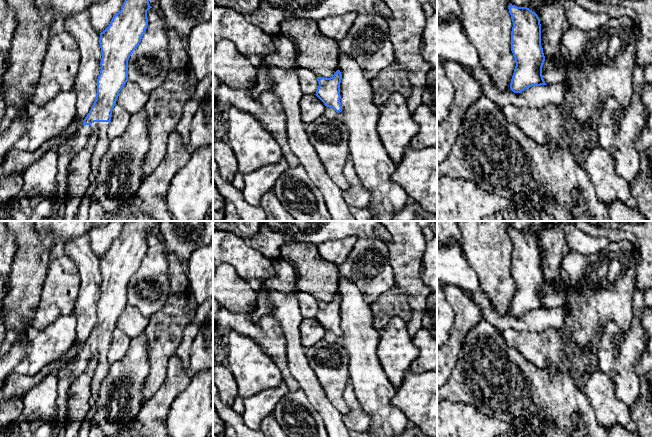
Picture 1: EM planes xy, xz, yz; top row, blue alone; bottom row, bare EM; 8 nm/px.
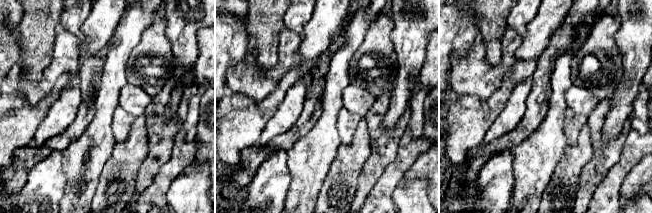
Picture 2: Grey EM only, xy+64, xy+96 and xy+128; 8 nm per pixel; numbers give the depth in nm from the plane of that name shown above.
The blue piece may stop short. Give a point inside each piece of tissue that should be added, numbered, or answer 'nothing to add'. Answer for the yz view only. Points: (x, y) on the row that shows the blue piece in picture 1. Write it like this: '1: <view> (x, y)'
nothing to add

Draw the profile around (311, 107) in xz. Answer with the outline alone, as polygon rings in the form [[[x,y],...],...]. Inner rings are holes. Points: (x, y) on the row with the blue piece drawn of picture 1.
[[[303,94],[300,102],[301,118],[304,124],[324,116],[326,106],[316,95]]]

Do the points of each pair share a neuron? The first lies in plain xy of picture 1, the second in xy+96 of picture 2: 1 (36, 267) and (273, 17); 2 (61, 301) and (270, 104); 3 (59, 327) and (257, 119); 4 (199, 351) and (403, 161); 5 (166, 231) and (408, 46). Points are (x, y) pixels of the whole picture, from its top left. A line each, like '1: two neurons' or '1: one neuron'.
1: one neuron
2: two neurons
3: two neurons
4: two neurons
5: one neuron

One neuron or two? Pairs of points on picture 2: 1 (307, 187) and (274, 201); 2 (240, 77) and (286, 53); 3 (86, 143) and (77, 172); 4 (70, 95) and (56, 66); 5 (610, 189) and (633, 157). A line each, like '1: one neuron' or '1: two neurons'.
1: two neurons
2: one neuron
3: one neuron
4: two neurons
5: one neuron

